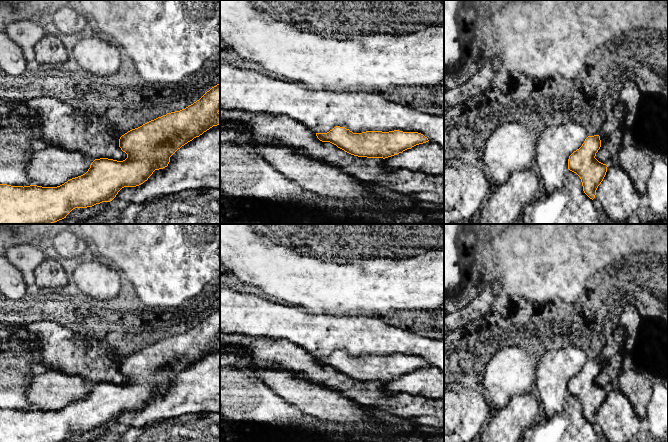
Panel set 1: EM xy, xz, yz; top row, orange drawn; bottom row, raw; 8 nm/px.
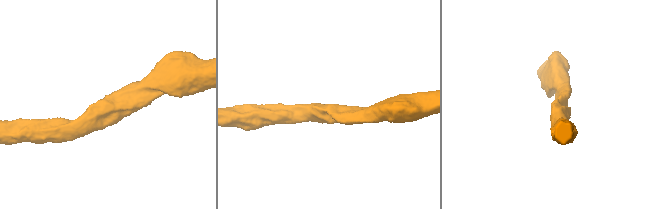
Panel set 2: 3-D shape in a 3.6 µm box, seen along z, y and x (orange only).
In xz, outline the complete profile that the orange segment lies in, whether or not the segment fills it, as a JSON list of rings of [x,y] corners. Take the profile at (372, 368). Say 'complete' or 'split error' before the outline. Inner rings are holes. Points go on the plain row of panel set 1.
complete | [[[340,350],[334,351],[327,357],[316,357],[316,360],[320,365],[330,366],[351,379],[383,383],[429,365],[418,356],[394,354],[353,357]]]

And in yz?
complete | [[[599,359],[588,360],[582,370],[568,383],[568,393],[580,401],[584,417],[592,424],[595,422],[596,414],[603,405],[608,391],[595,382],[600,371]]]

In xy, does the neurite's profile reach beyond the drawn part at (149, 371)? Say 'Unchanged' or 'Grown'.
Unchanged

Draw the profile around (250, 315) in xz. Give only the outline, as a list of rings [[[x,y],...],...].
[[[220,288],[220,332],[226,335],[241,334],[248,337],[263,337],[272,341],[287,340],[301,346],[315,357],[327,357],[336,350],[345,351],[353,357],[366,355],[418,356],[429,365],[444,370],[444,339],[431,339],[385,323],[375,316],[322,315],[302,312],[297,306],[279,304],[252,293],[242,293]]]

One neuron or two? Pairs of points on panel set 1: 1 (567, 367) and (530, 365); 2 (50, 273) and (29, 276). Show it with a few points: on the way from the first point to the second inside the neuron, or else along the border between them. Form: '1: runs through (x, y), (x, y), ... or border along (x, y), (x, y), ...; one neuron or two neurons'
1: border along (537, 361), (534, 383); two neurons
2: border along (44, 258), (35, 270), (35, 285); two neurons

